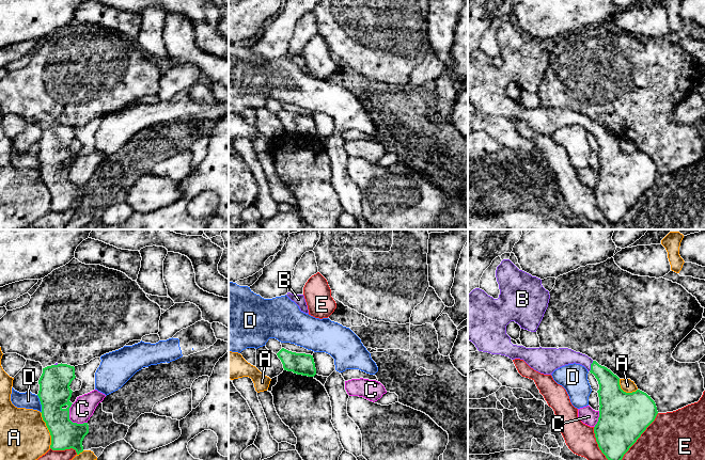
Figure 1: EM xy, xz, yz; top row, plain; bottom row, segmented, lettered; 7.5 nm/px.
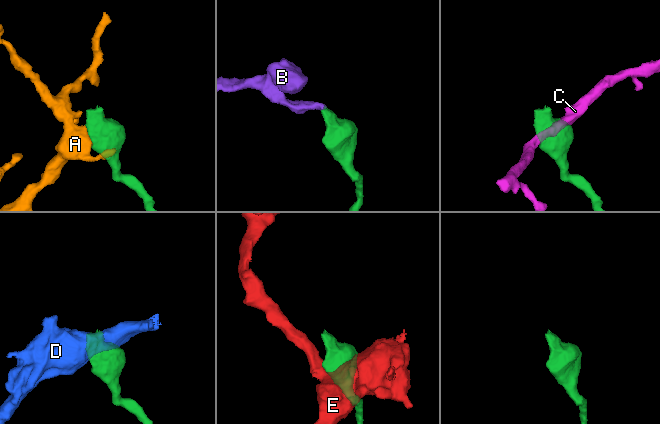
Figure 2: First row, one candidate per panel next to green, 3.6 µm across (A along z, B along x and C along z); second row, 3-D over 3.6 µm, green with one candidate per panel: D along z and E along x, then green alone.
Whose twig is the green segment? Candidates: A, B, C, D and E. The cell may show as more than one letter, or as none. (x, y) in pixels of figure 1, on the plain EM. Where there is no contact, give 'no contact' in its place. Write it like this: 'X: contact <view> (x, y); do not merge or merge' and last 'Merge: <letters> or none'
A: contact xy (48, 190); do not merge
B: contact yz (591, 127); merge
C: contact xy (69, 180); do not merge
D: contact xy (41, 164); do not merge
E: contact yz (629, 208); do not merge
Merge: B

